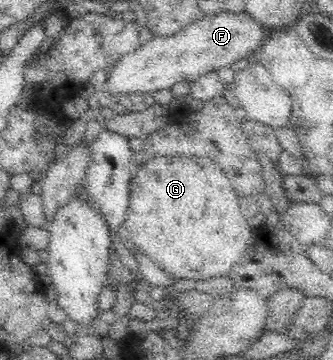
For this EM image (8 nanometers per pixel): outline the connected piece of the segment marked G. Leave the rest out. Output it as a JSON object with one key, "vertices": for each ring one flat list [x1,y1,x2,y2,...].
{"vertices":[[151,157,131,177,124,231,127,238,132,239,136,245,137,251,144,252,163,272,174,279,203,282,226,277,251,243,253,230,248,225,248,218,259,212,255,200,238,200,236,196,236,189,224,169,206,157]]}

